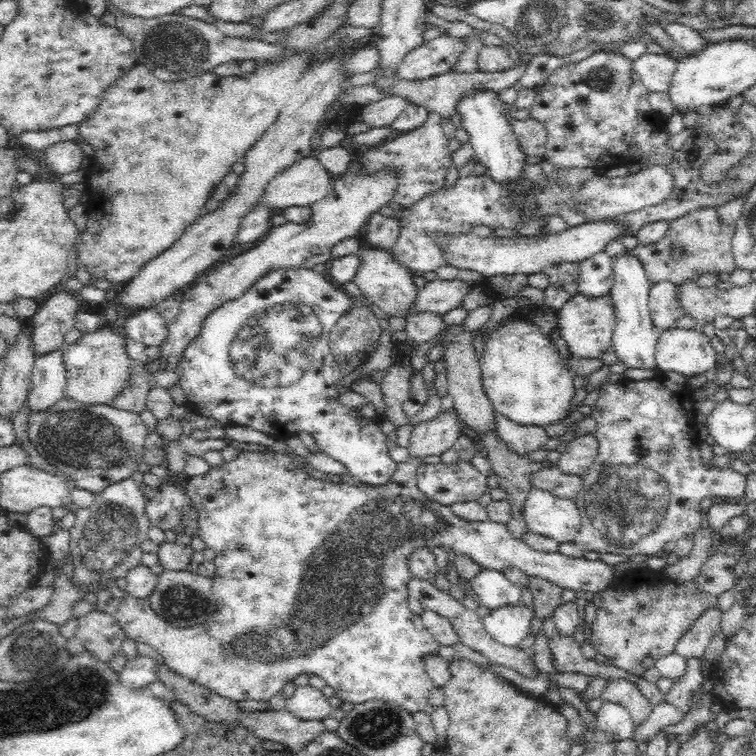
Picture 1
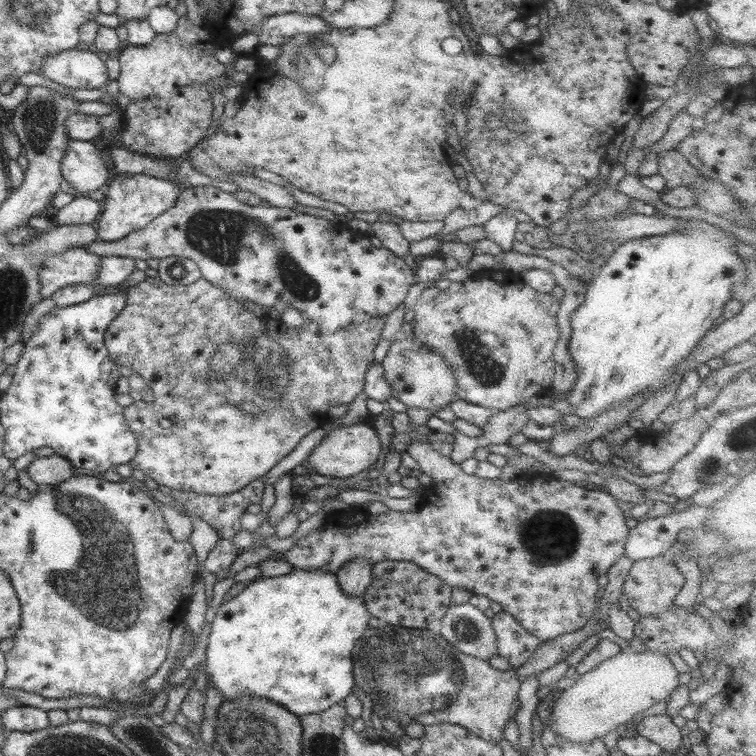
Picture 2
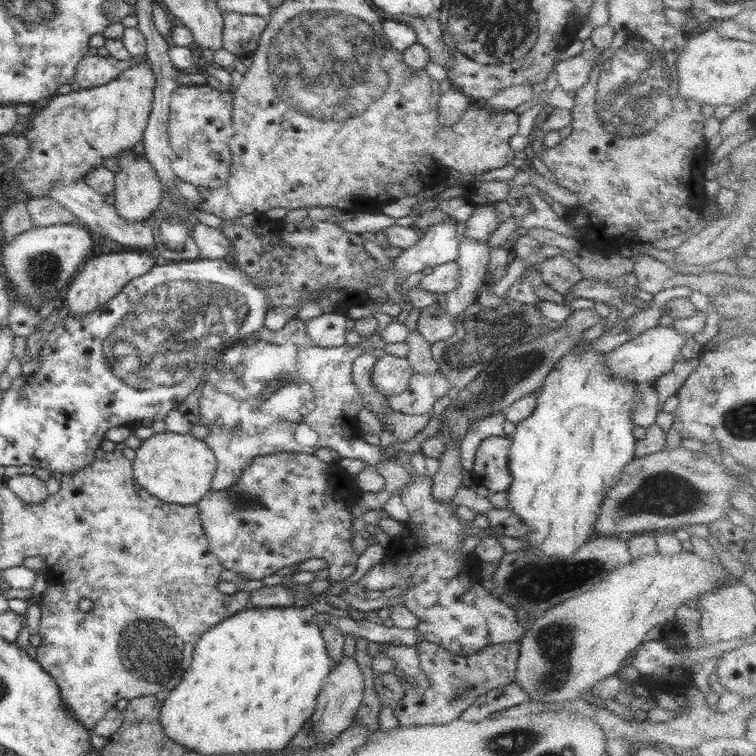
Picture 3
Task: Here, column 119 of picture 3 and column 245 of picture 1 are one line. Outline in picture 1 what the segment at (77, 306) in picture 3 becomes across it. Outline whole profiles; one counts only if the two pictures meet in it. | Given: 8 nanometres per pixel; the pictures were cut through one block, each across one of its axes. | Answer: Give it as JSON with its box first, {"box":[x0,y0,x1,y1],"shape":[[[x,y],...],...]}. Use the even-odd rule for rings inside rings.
{"box":[159,170,397,363],"shape":[[[384,170],[380,174],[368,176],[361,172],[346,172],[334,177],[333,187],[328,191],[328,194],[318,202],[310,204],[312,210],[312,219],[309,222],[302,224],[294,224],[287,222],[283,225],[272,226],[266,234],[266,238],[262,240],[257,246],[247,250],[245,253],[235,256],[221,264],[218,268],[203,276],[200,280],[192,284],[189,288],[183,291],[183,299],[179,301],[180,310],[176,315],[174,322],[167,325],[166,338],[160,344],[159,360],[168,360],[171,363],[177,362],[184,354],[184,348],[200,334],[204,318],[216,310],[218,306],[222,306],[224,302],[230,302],[240,298],[248,288],[252,288],[260,278],[268,275],[272,270],[286,270],[286,268],[308,268],[312,269],[316,264],[328,264],[332,259],[331,252],[333,246],[338,244],[344,238],[352,238],[358,234],[358,230],[362,228],[362,224],[368,222],[368,218],[374,214],[379,213],[379,209],[388,206],[392,202],[392,195],[395,193],[397,187],[397,174]]]}

